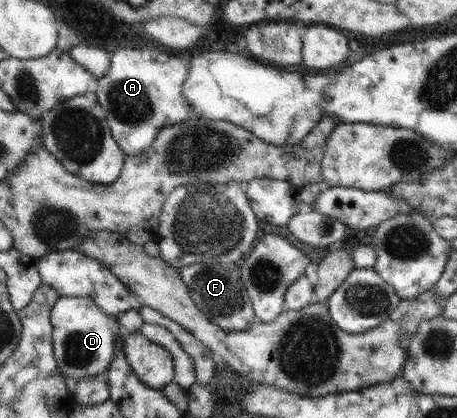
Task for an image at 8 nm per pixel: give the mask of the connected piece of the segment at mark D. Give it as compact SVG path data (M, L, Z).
M59 296L51 308L54 359L65 378L75 379L105 374L113 361L114 345L125 332L115 315L109 315L88 297Z

